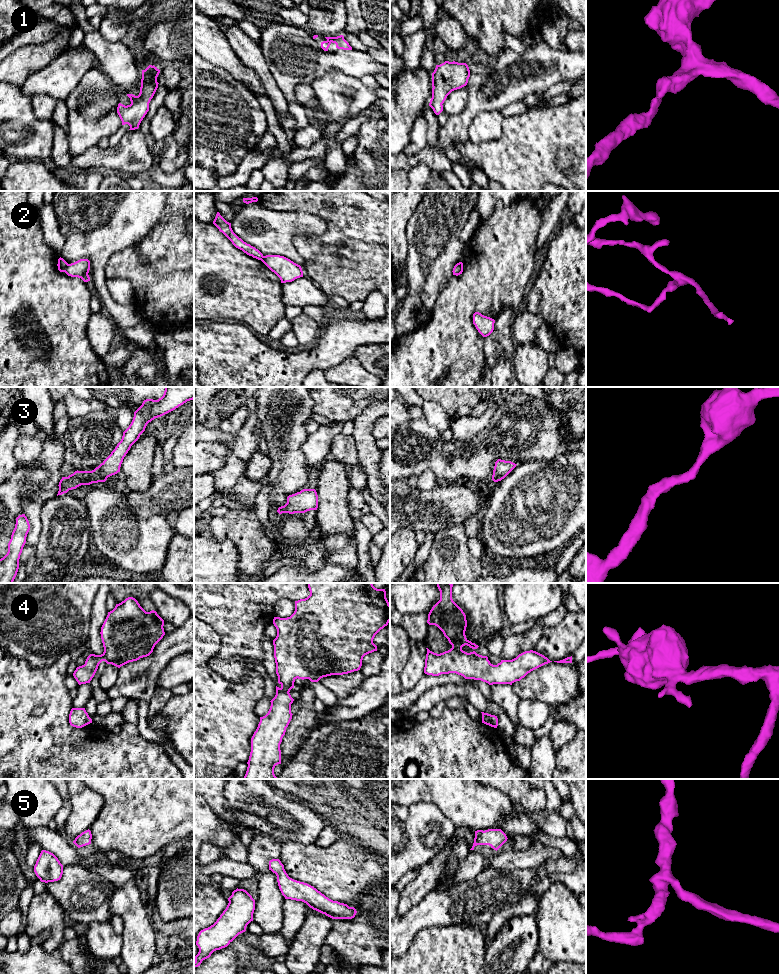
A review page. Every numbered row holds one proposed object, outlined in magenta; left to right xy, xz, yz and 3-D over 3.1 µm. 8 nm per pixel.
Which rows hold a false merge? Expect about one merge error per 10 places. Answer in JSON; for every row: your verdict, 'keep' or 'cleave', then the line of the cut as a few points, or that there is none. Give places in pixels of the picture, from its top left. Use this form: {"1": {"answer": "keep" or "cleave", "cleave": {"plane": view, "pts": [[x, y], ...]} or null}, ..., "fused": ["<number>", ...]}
{"1": {"answer": "keep", "cleave": null}, "2": {"answer": "cleave", "cleave": {"plane": "xy", "pts": [[68, 264], [64, 271]]}}, "3": {"answer": "keep", "cleave": null}, "4": {"answer": "keep", "cleave": null}, "5": {"answer": "keep", "cleave": null}, "fused": ["2"]}

